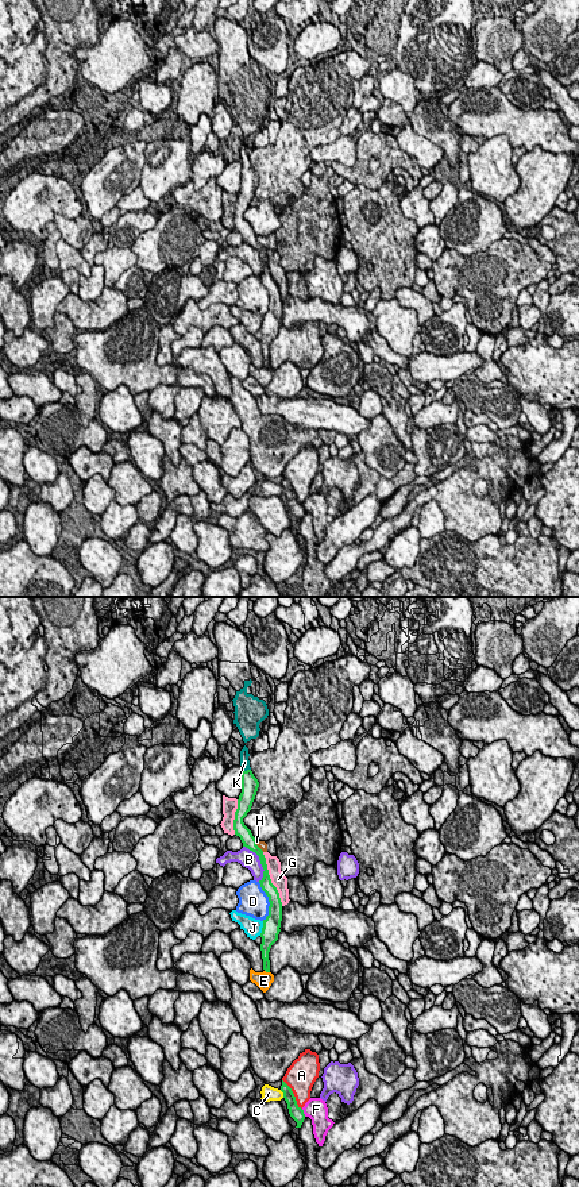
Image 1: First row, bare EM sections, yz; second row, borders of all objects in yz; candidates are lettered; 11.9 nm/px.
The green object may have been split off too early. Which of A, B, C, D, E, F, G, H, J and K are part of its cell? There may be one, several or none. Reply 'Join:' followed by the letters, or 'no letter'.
Join: K

